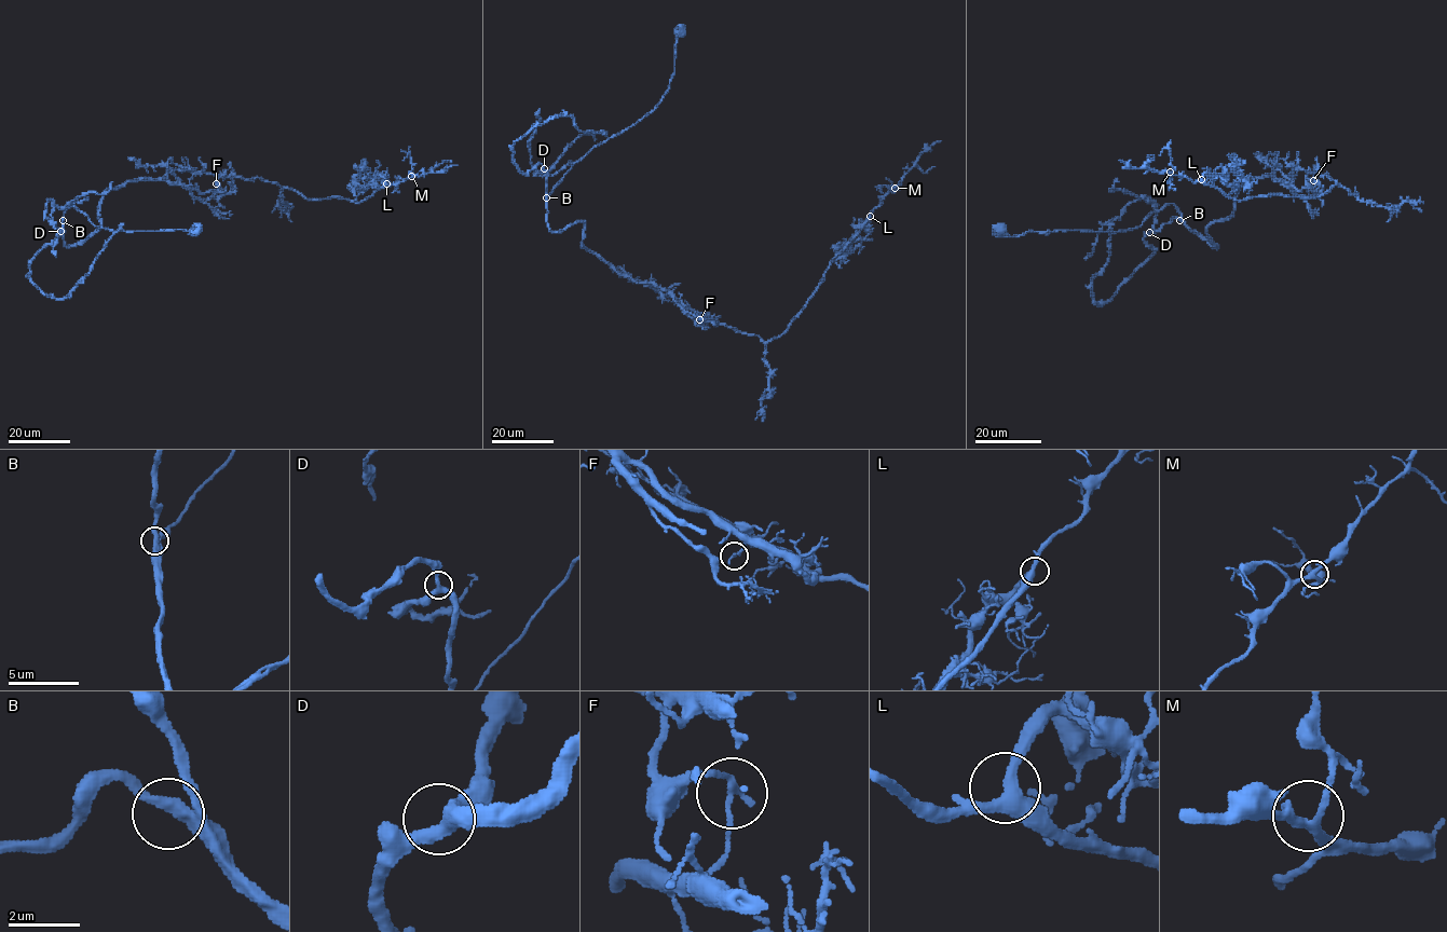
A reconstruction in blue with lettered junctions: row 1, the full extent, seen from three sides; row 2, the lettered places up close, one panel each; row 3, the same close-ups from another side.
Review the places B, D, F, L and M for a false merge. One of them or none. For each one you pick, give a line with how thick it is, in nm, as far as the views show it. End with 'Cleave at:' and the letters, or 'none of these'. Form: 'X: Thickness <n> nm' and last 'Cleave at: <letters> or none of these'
F: Thickness 160 nm
Cleave at: F

